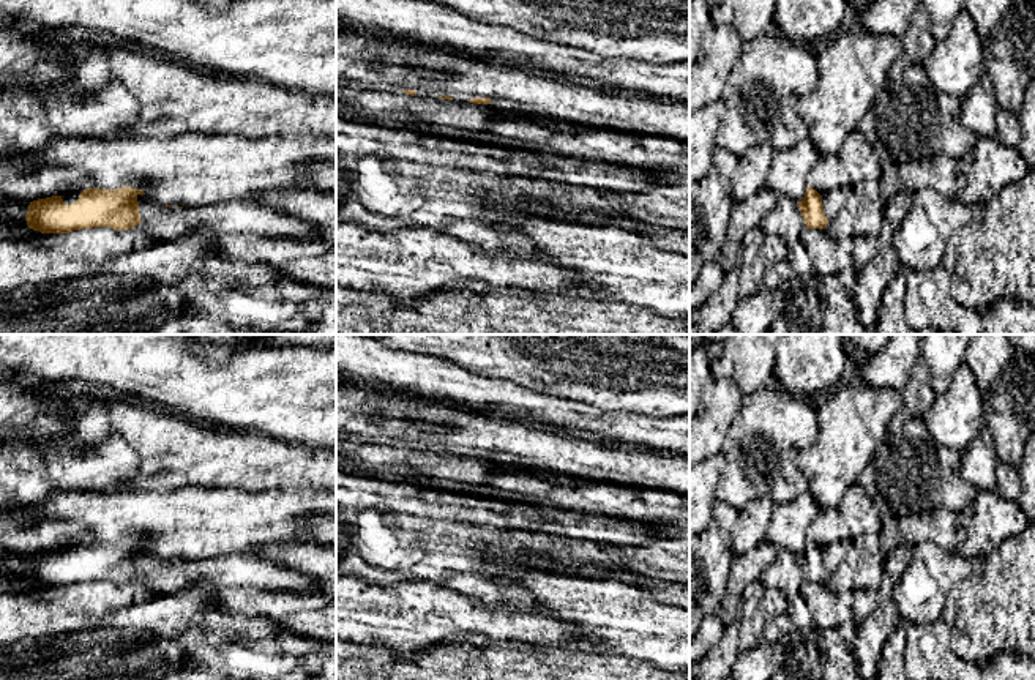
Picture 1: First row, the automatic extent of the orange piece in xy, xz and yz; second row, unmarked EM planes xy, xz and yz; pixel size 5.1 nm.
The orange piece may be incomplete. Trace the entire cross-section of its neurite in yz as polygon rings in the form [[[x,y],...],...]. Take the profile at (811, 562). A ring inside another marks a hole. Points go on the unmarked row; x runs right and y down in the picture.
[[[808,540],[801,555],[779,549],[776,559],[762,571],[760,581],[787,598],[800,593],[806,582],[825,582],[827,577],[822,549]]]

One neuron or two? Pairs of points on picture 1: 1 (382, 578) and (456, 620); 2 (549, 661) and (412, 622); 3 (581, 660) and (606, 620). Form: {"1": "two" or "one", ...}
{"1": "two", "2": "two", "3": "two"}

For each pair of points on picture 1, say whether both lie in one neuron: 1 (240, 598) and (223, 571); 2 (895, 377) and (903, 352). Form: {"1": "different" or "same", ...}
{"1": "different", "2": "same"}

